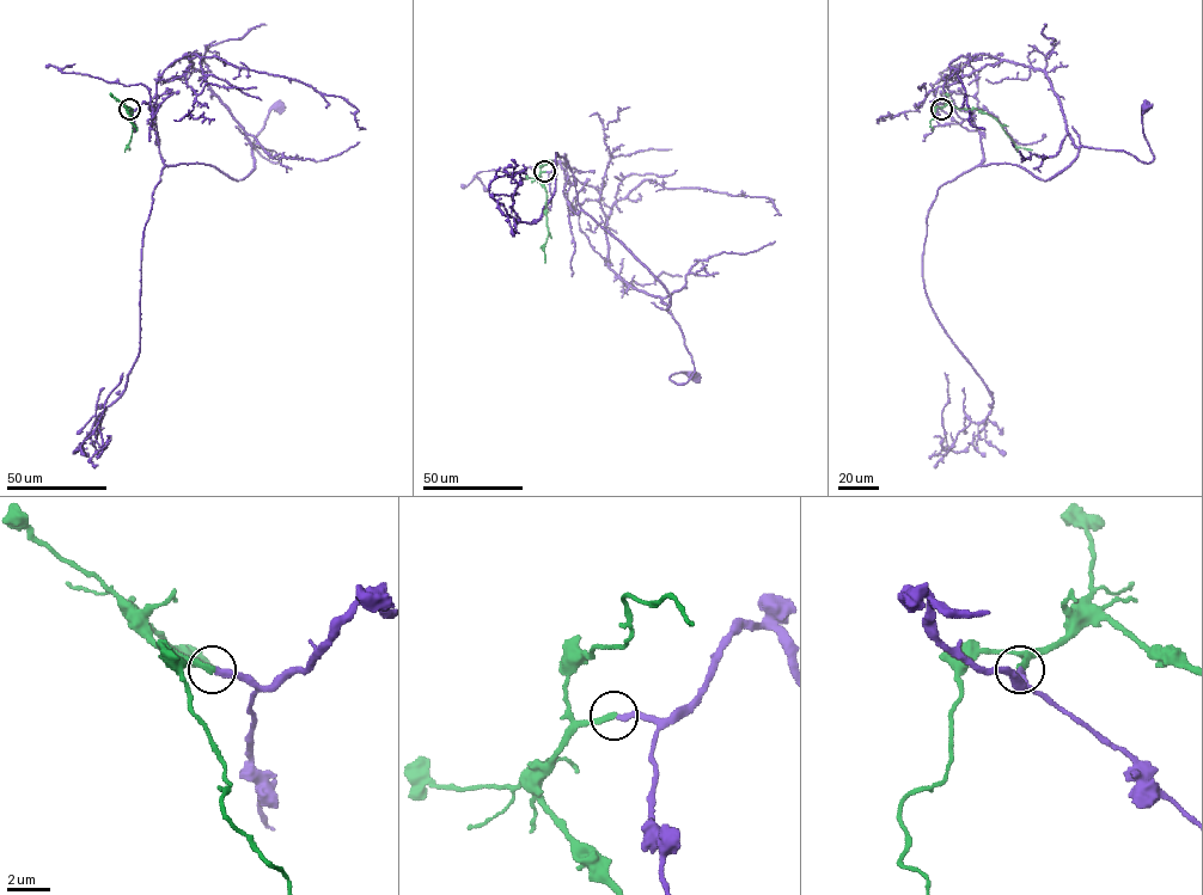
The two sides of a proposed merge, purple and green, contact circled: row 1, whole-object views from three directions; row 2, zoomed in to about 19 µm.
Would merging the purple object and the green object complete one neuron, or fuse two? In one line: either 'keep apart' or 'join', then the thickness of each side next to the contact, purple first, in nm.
join; 300 nm thick on the purple side, 280 nm on the other

